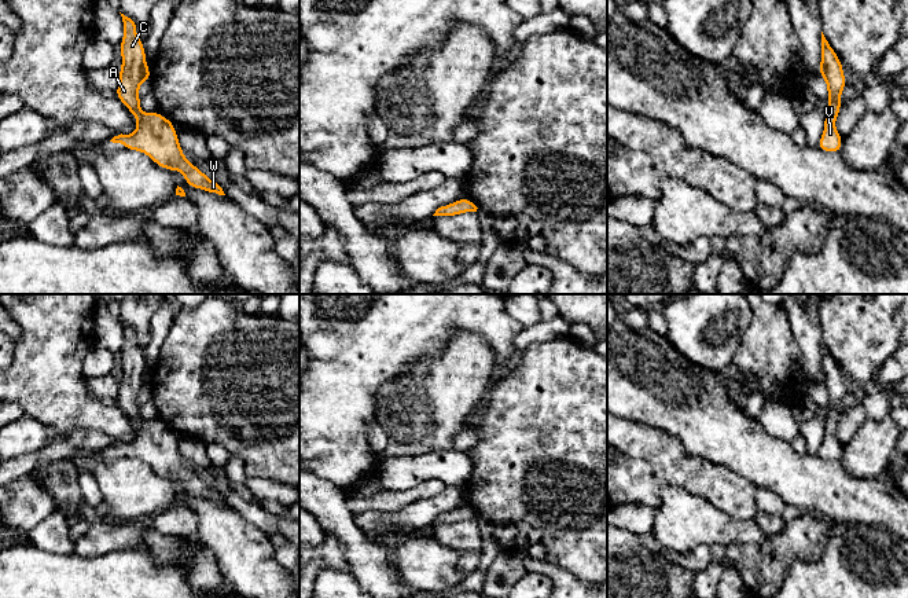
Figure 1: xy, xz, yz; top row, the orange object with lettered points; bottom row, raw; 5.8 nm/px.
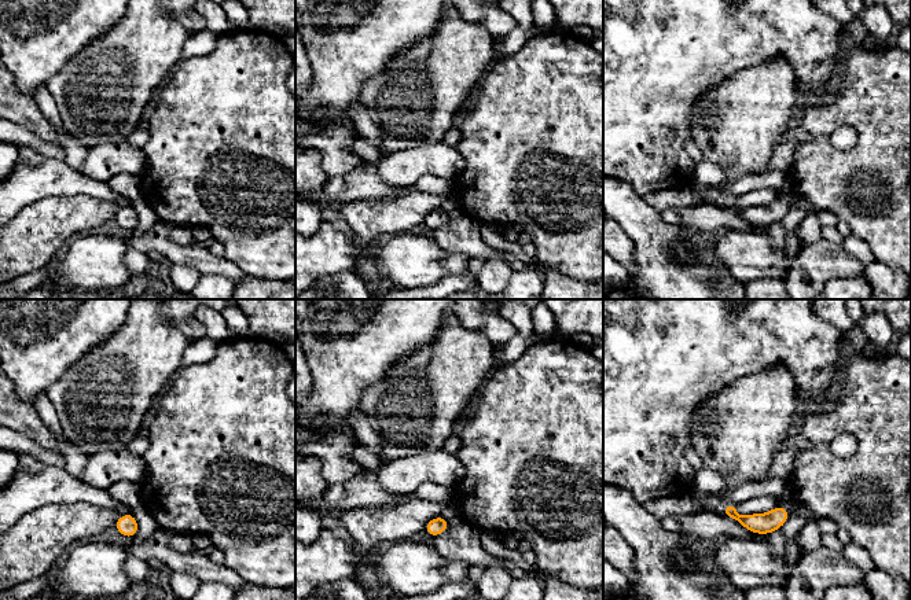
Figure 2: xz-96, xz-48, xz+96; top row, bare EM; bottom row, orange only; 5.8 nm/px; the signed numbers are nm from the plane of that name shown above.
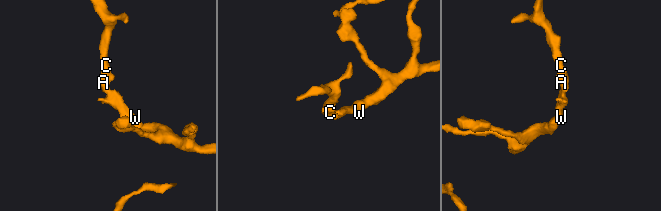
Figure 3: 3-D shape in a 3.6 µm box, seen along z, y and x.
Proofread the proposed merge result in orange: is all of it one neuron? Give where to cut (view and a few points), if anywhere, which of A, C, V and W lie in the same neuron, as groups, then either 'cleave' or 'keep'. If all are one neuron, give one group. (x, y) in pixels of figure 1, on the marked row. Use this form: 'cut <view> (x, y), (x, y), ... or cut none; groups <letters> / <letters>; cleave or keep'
cut none; groups A C V W; keep

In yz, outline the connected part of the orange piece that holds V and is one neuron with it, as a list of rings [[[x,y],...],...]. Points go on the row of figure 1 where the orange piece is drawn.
[[[821,32],[821,62],[817,71],[824,77],[827,84],[827,99],[828,107],[824,113],[824,131],[817,143],[817,148],[827,153],[841,153],[842,150],[842,136],[835,129],[835,120],[838,118],[839,110],[842,107],[841,93],[846,87],[846,78],[843,76],[842,63],[837,52],[831,48]]]

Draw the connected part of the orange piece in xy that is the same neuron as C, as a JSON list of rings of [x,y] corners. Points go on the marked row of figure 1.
[[[121,14],[124,38],[120,44],[122,66],[115,96],[137,120],[137,129],[132,135],[118,135],[110,142],[122,143],[125,150],[137,150],[148,155],[158,166],[170,172],[184,173],[187,184],[202,191],[225,195],[223,188],[191,164],[184,155],[173,122],[159,111],[144,114],[140,110],[139,87],[143,80],[151,82],[151,70],[146,63],[143,41],[136,36],[135,22]]]

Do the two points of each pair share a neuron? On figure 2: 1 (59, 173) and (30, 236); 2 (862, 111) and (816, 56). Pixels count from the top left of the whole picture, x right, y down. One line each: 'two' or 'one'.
1: two
2: two

